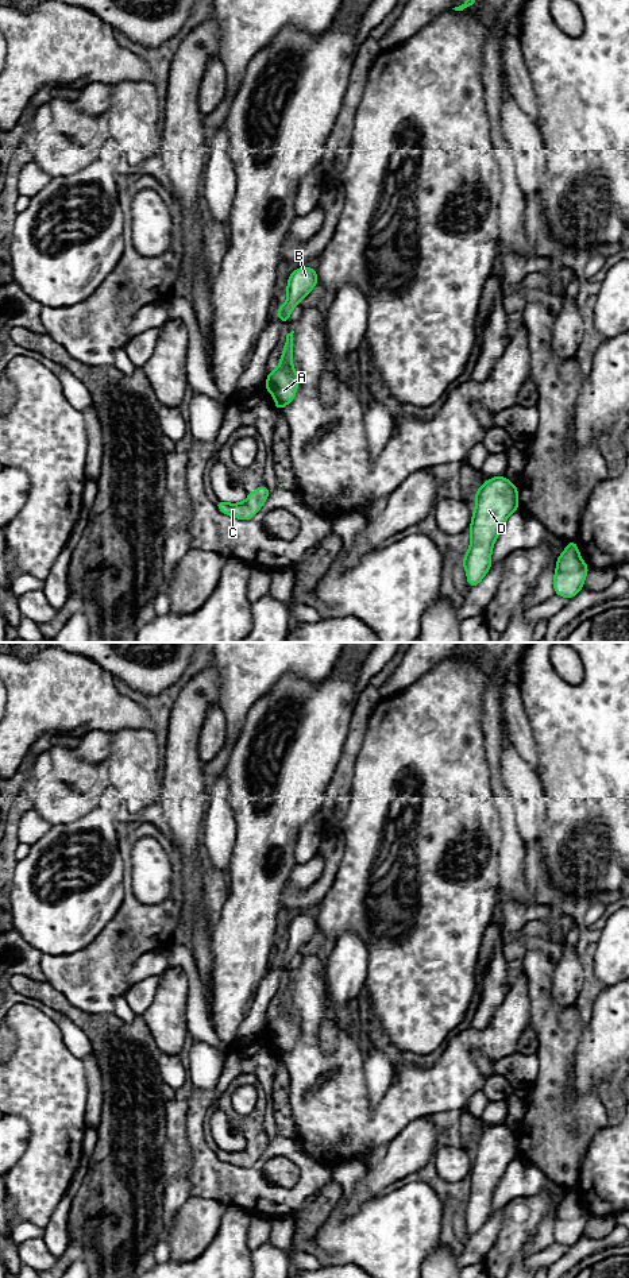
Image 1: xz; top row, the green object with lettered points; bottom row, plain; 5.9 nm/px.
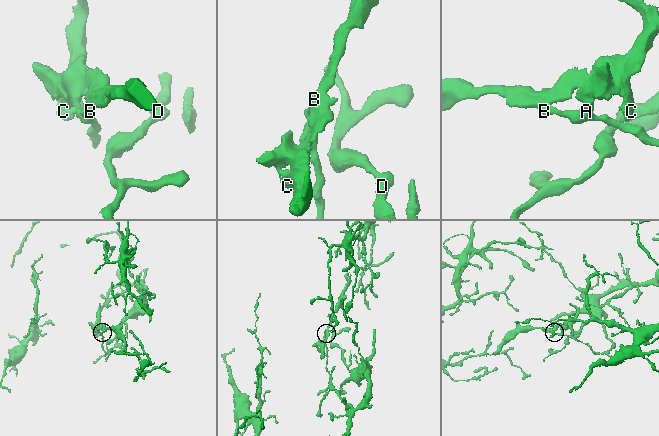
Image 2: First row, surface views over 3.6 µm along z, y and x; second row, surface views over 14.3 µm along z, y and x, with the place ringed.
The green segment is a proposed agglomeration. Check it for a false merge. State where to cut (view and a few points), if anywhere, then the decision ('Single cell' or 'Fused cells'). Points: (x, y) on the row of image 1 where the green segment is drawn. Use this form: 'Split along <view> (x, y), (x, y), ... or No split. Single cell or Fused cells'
Split along xz (276, 402), (282, 406). Fused cells

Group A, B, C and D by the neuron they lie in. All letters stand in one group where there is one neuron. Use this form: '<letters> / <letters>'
A B D / C

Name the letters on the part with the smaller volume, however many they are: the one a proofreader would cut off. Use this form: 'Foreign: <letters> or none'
Foreign: C

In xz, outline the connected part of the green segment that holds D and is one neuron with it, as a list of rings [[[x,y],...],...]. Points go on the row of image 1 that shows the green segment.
[[[503,475],[486,480],[472,497],[476,507],[470,524],[471,543],[462,561],[468,588],[478,586],[493,567],[493,545],[508,517],[520,509],[518,489]]]

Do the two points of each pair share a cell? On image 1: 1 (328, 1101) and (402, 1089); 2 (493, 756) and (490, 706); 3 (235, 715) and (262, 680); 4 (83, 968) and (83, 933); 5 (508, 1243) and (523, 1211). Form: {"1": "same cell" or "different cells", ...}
{"1": "same cell", "2": "same cell", "3": "same cell", "4": "different cells", "5": "same cell"}

